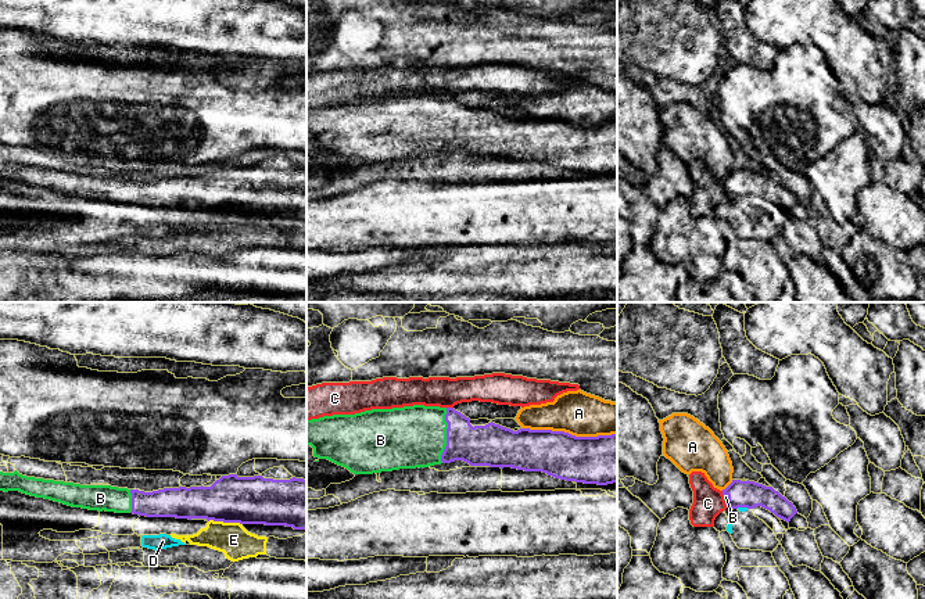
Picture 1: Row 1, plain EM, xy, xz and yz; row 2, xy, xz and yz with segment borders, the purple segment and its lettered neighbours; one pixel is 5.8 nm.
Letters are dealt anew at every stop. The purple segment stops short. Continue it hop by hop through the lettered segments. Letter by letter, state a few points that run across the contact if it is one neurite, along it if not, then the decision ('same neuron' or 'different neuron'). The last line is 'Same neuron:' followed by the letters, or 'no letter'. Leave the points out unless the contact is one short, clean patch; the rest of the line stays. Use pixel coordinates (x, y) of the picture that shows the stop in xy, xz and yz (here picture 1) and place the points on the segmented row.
A: different neuron
B: xz (481, 445), (472, 445), (447, 436), (409, 437) | same neuron
C: xz (447, 406), (452, 408) | different neuron
D: yz (737, 508), (748, 508) | different neuron
E: different neuron
Same neuron: B

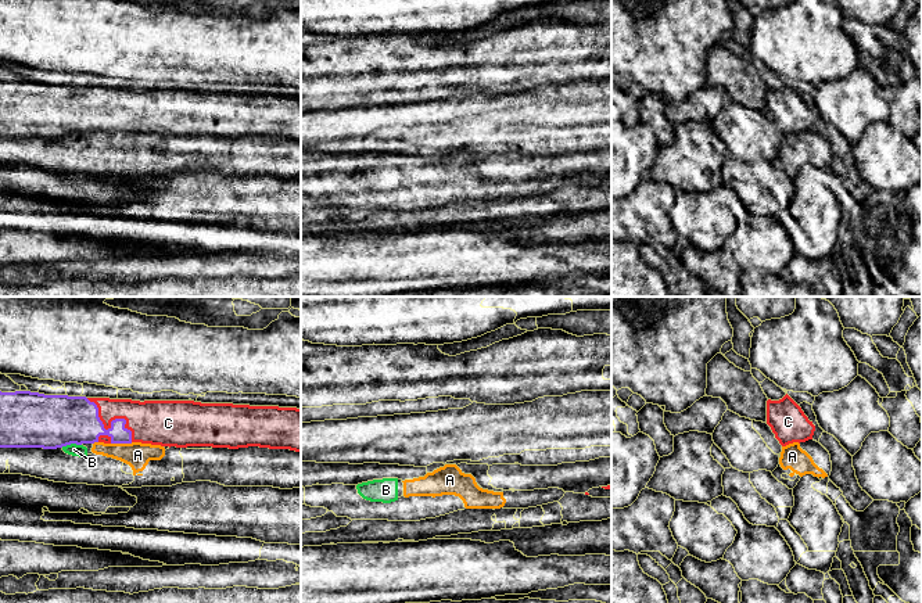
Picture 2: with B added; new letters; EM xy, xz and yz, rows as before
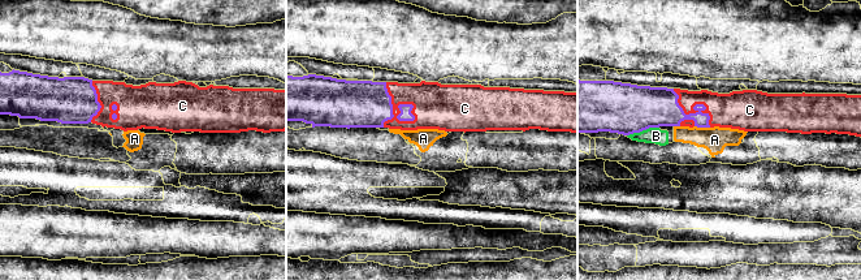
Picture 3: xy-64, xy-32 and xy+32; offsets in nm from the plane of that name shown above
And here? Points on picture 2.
A: xy (132, 442), (111, 444) | different neuron
B: xy (81, 444), (61, 447) | different neuron
C: xy (68, 420), (111, 424), (115, 419), (151, 422) | same neuron
Same neuron: C

